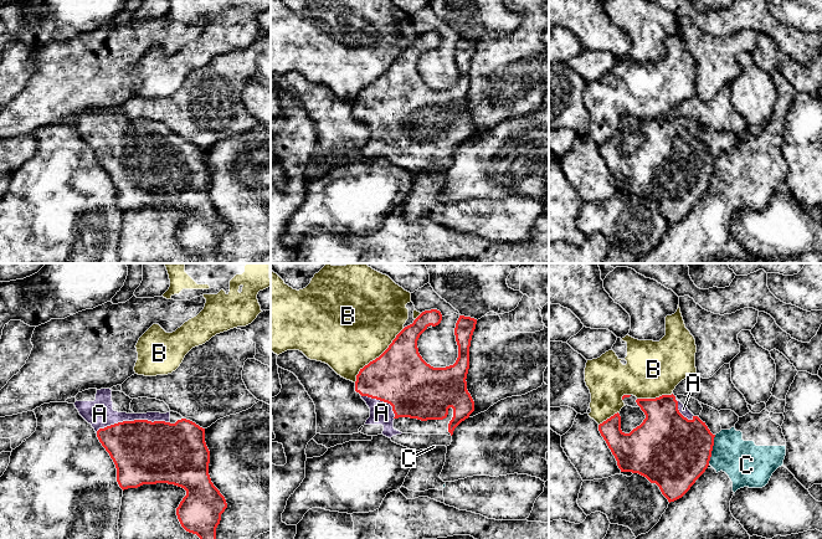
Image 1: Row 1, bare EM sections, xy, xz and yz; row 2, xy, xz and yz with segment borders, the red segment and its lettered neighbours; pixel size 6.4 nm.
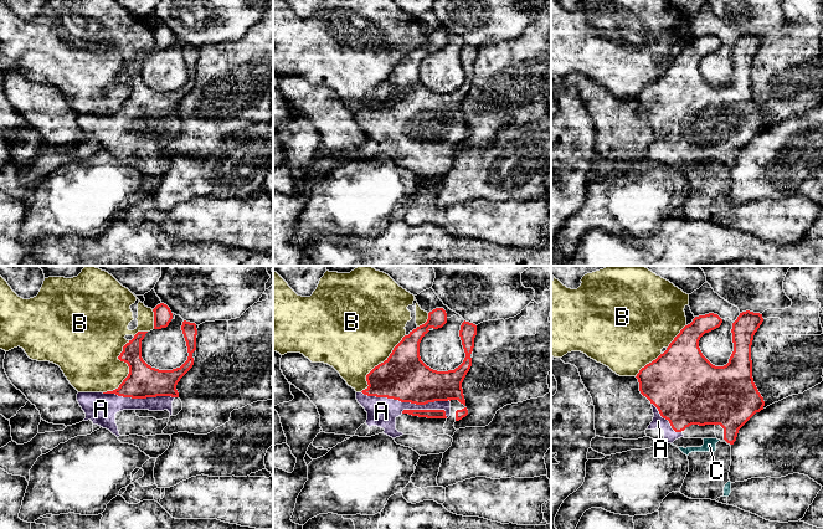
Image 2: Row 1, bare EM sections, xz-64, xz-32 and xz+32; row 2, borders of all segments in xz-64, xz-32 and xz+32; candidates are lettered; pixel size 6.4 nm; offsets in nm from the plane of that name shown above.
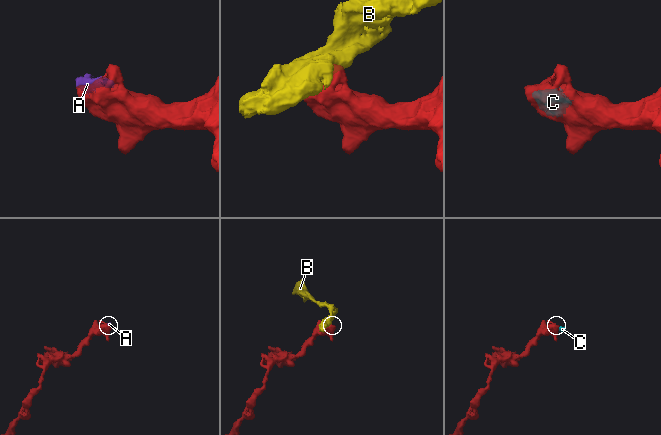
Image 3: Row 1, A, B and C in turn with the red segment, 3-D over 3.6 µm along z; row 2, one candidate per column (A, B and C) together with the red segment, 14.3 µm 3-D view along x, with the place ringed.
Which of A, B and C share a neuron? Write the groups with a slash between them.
A / B / C

